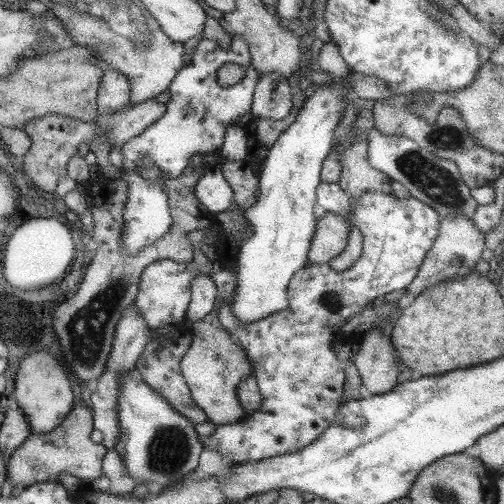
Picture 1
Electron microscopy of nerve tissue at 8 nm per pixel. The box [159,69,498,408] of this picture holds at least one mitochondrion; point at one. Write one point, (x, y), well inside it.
(436, 183)

